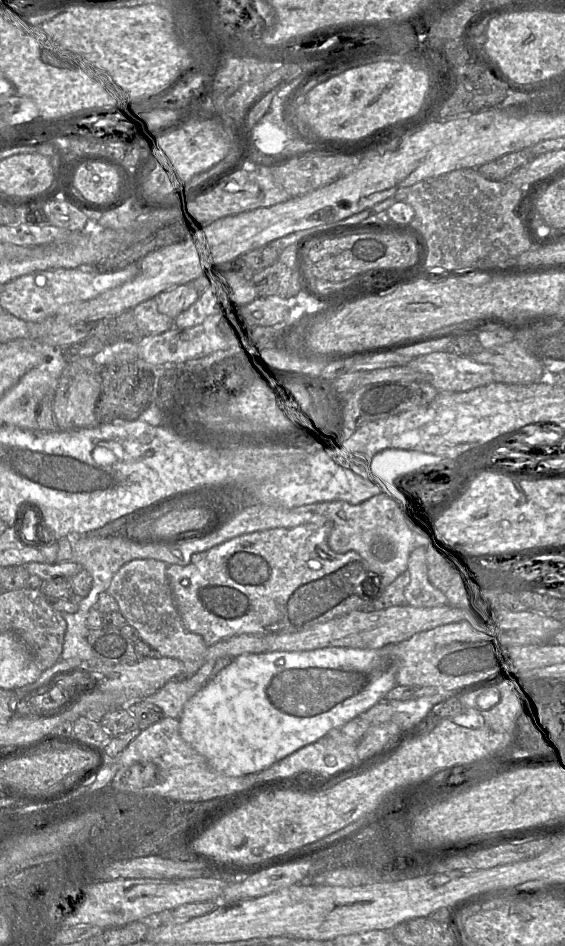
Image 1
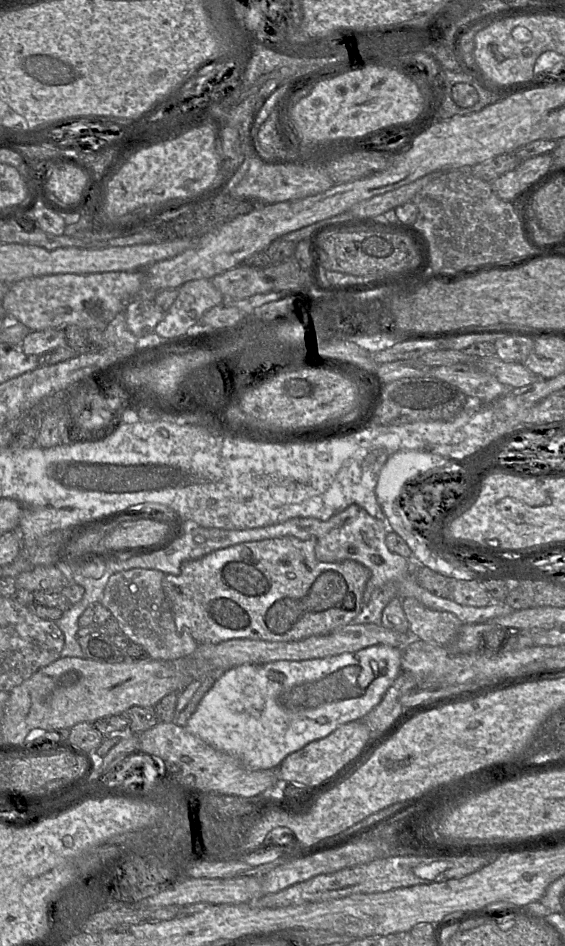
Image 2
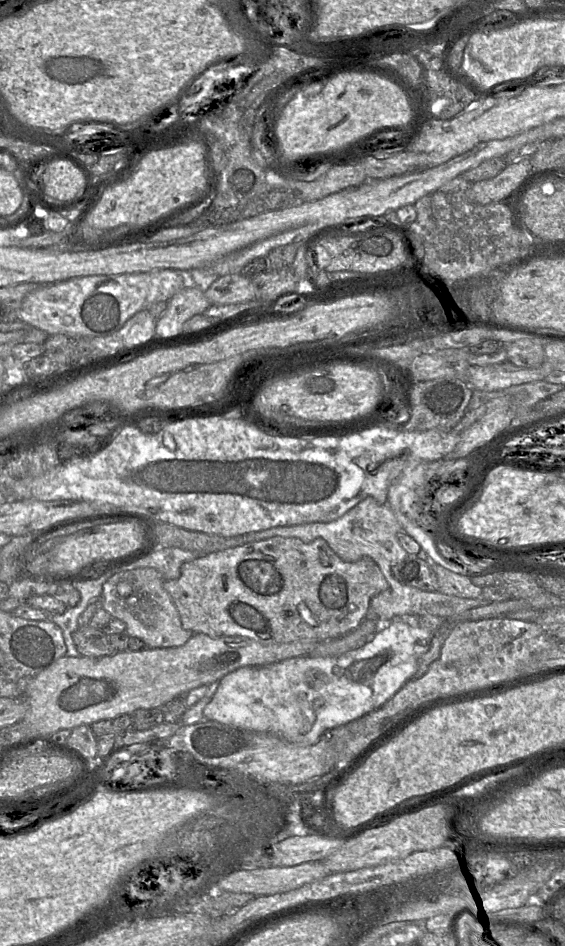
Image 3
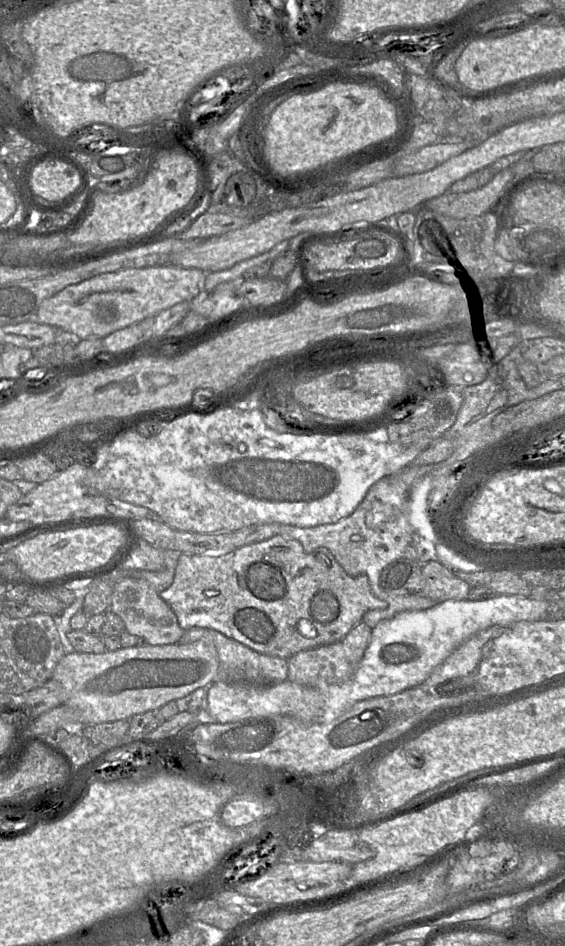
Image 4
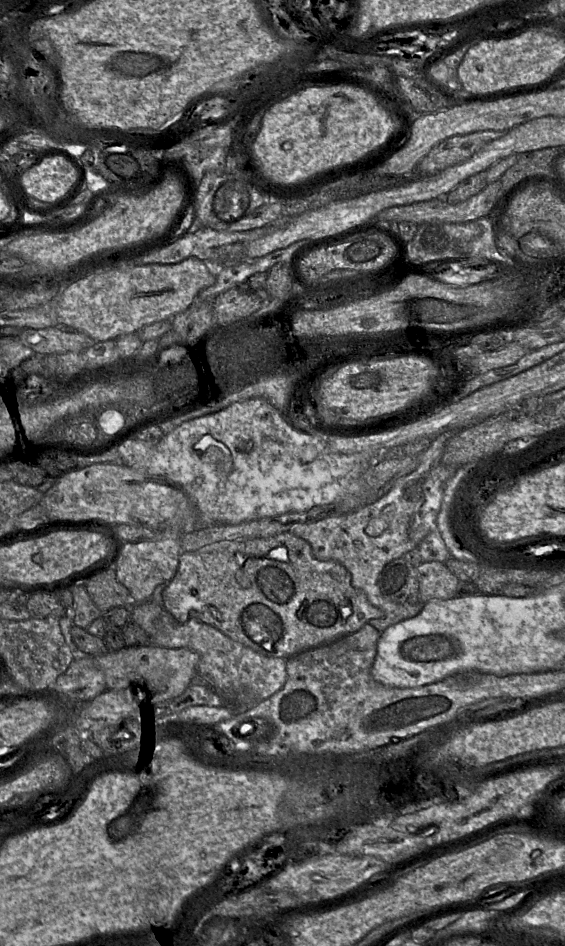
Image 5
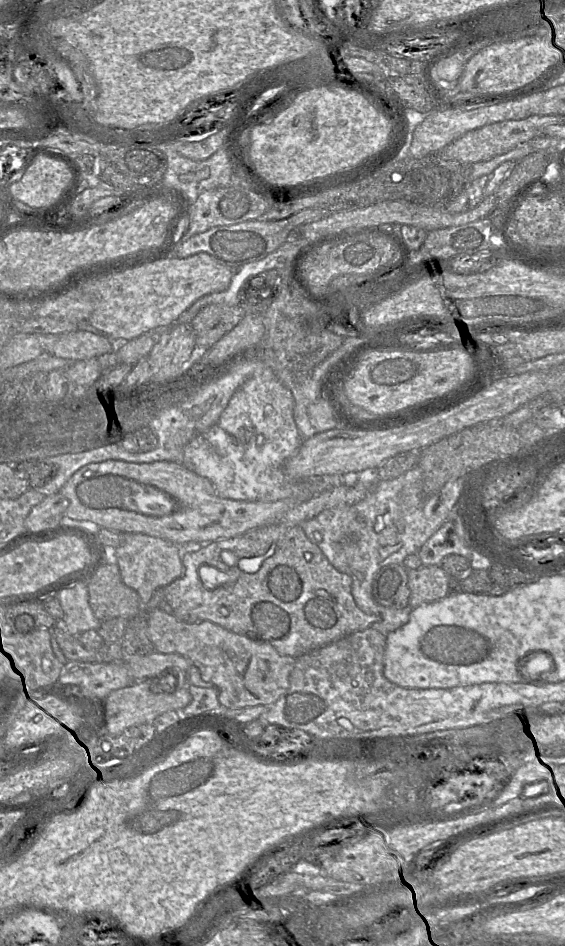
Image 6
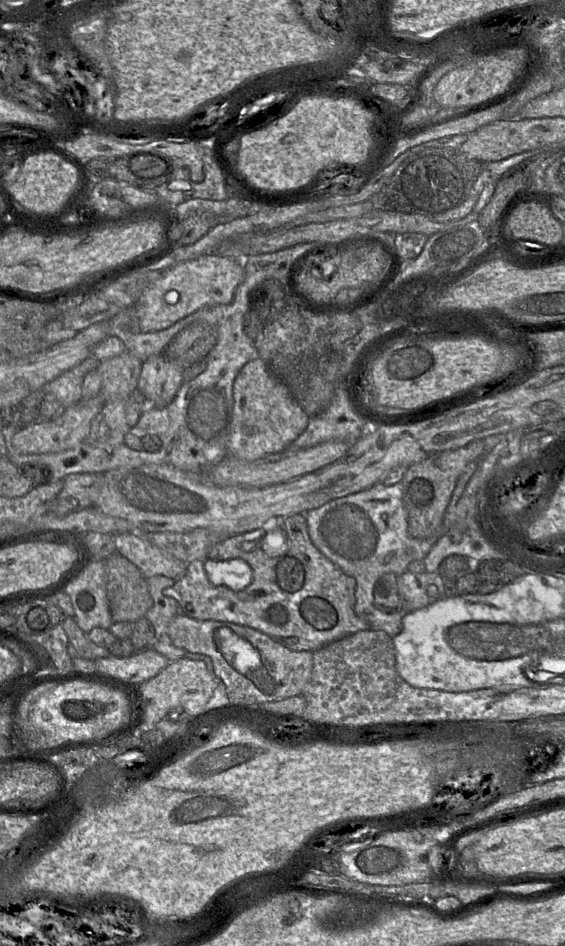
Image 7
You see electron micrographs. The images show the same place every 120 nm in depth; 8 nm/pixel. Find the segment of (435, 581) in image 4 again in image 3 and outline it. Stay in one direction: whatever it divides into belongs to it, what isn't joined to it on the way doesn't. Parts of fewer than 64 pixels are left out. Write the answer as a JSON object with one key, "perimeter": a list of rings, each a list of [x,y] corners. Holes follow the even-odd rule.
{"perimeter":[[[431,563],[437,577],[438,591],[460,598],[481,598],[482,588],[472,583],[471,577],[452,572],[443,566]]]}

